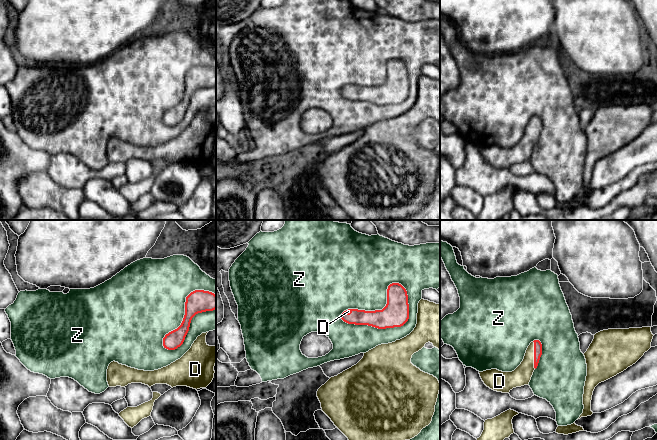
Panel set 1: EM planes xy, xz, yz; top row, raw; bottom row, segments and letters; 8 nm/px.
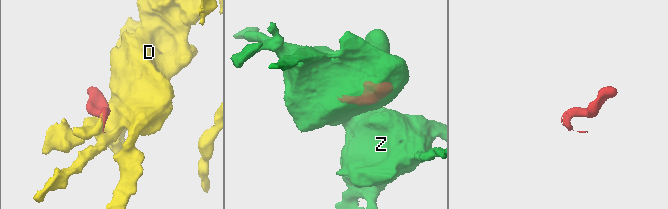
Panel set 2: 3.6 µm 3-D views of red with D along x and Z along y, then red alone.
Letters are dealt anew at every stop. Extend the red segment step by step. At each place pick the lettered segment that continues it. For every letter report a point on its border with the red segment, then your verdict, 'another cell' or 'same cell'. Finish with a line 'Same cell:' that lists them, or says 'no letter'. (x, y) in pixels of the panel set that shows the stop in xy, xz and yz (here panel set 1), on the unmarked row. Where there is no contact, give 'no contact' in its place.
D: contact yz (534, 131); same cell
Z: contact xz (380, 86); another cell
Same cell: D

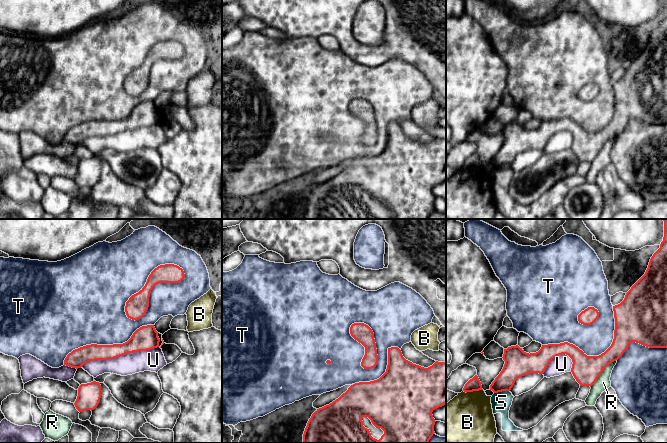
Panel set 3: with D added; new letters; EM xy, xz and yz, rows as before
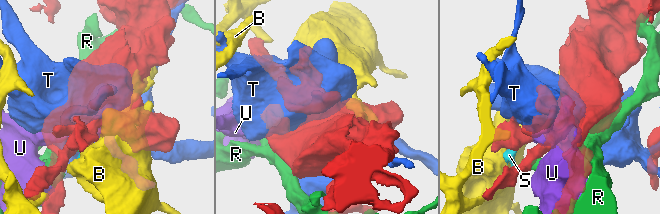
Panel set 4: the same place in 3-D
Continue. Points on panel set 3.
B: contact yz (472, 167); another cell
R: contact yz (602, 147); another cell
S: contact yz (501, 167); another cell
T: contact xy (152, 64); another cell
U: contact xy (120, 131); another cell
Same cell: no letter

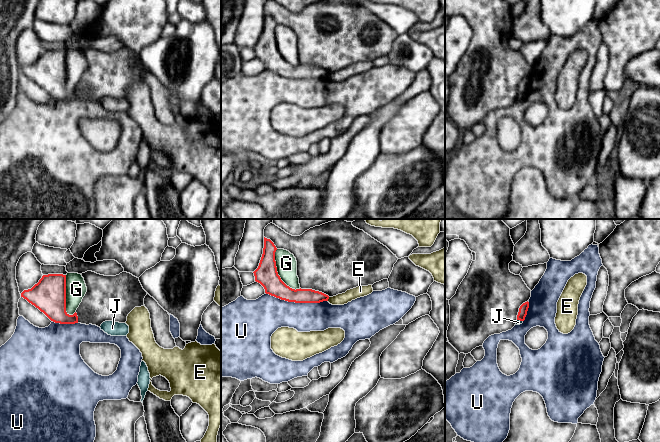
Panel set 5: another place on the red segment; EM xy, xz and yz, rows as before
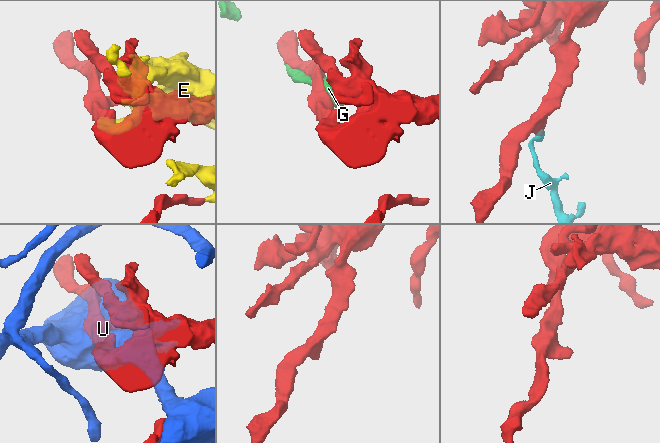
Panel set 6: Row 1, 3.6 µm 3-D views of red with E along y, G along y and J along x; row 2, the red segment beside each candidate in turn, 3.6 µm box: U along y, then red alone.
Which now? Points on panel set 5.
E: contact xz (328, 74); another cell
G: contact xz (277, 49); another cell
J: contact yz (520, 96); another cell
U: contact xz (296, 78); another cell
Same cell: no letter

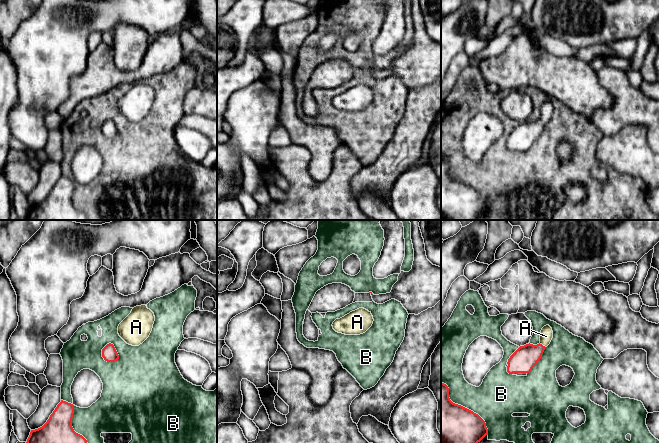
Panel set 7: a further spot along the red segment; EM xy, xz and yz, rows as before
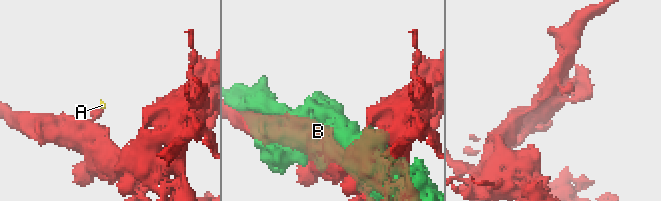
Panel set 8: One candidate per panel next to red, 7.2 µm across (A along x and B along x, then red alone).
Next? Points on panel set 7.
A: contact yz (541, 120); same cell
B: contact yz (464, 183); another cell
Same cell: A

